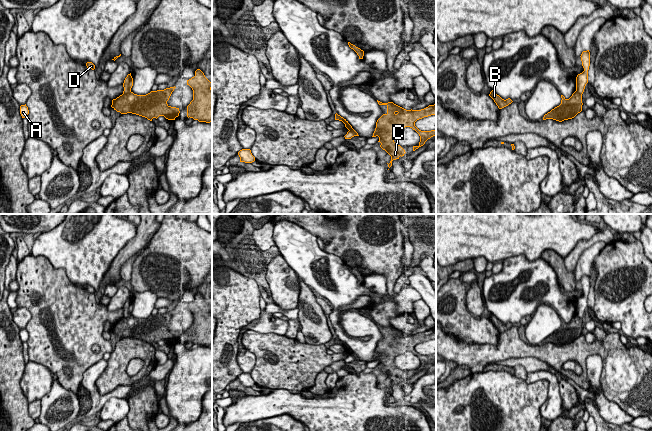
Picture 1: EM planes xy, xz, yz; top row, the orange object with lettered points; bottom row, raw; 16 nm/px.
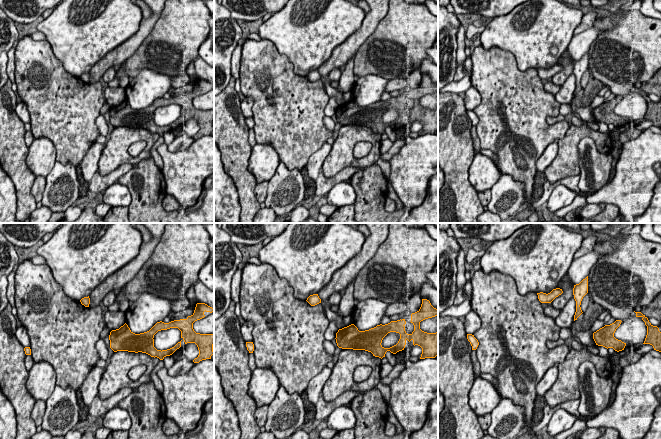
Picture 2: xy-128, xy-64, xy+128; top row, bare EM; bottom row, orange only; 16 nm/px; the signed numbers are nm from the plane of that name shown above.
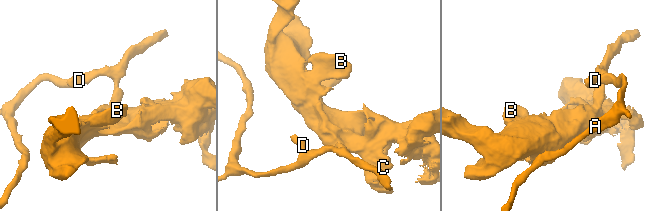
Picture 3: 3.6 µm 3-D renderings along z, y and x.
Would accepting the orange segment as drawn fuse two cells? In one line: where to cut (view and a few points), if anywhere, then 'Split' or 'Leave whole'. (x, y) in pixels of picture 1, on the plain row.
Split along xy (130, 315), (123, 317). Split

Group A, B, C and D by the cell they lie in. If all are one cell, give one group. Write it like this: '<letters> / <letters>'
A D / B C

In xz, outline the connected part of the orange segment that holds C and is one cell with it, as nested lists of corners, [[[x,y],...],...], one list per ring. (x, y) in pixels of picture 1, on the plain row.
[[[378,325],[379,329],[387,330],[387,337],[383,338],[376,346],[376,352],[372,361],[379,361],[381,367],[380,371],[385,374],[390,380],[391,385],[388,388],[390,392],[392,385],[404,380],[405,374],[393,364],[394,359],[400,353],[410,351],[415,354],[420,360],[420,366],[418,370],[413,370],[413,375],[423,370],[425,366],[431,361],[435,361],[436,365],[436,353],[431,355],[421,355],[415,350],[415,346],[424,341],[436,339],[436,328],[429,329],[421,334],[406,334],[393,326],[382,327]]]

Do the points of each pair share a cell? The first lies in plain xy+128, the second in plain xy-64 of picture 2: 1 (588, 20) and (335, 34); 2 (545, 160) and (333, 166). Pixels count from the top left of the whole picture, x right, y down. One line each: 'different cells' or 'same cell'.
1: different cells
2: different cells

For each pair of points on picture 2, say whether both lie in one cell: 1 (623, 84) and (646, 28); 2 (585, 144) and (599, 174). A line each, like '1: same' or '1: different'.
1: same
2: same

